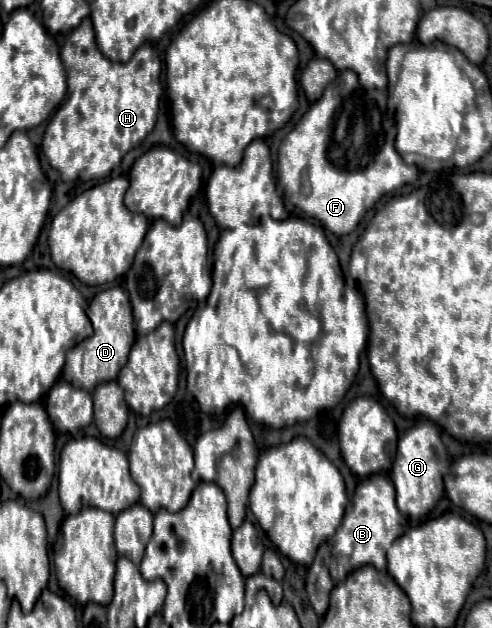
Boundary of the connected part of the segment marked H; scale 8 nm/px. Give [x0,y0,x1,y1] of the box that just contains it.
[42,18,162,182]

